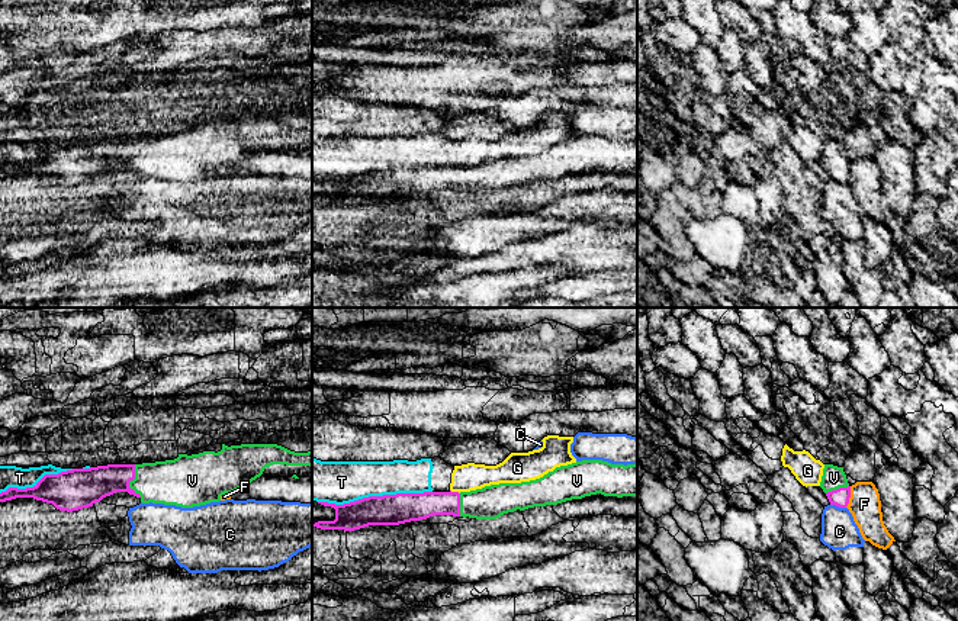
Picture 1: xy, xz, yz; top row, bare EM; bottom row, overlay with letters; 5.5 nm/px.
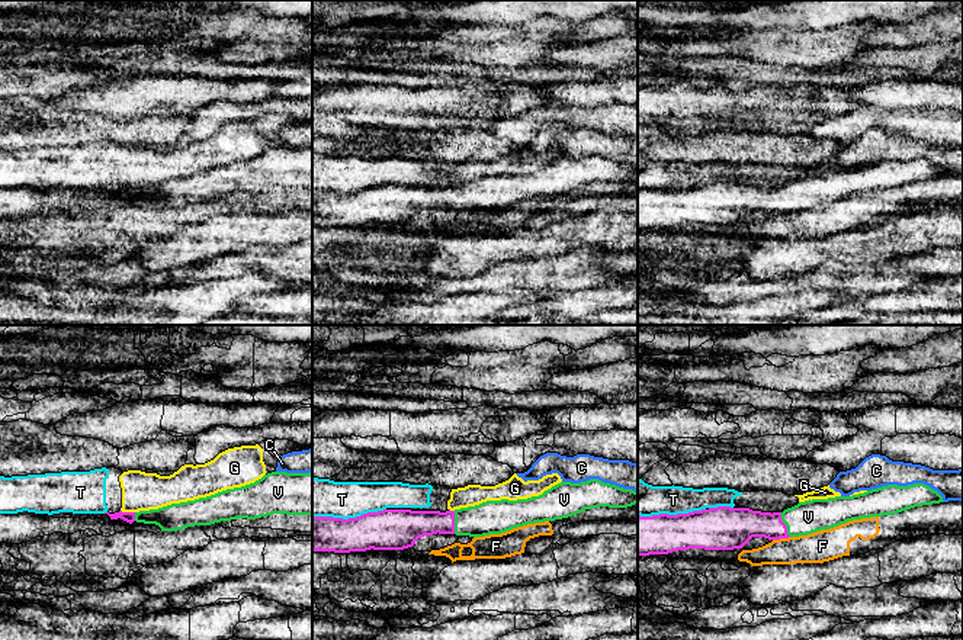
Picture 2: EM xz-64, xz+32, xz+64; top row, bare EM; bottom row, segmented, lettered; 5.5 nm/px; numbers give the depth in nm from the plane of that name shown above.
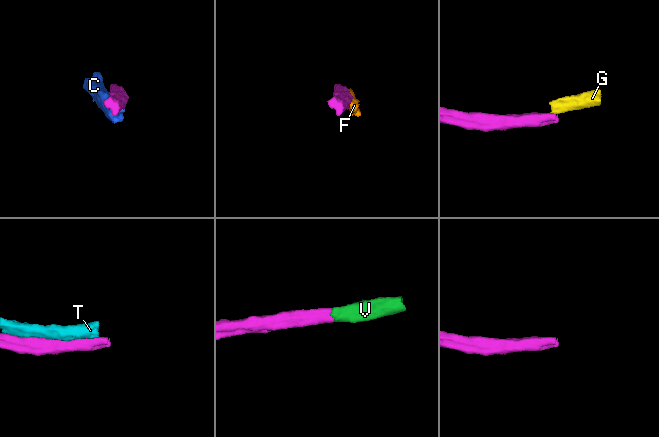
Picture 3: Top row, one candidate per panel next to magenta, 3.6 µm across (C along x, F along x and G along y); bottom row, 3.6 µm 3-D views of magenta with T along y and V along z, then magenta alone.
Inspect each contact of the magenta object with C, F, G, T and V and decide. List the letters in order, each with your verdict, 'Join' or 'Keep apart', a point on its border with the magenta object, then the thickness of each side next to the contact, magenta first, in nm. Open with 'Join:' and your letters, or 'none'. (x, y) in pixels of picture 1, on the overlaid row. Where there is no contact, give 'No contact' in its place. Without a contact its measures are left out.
Join: V
C: Keep apart. Touches magenta at yz (838, 505). Thickness 100 nm (magenta) against 200 nm
F: Keep apart. Touches magenta at yz (849, 496). Thickness 100 nm (magenta) against 180 nm
G: Keep apart. Touches magenta at xz (455, 492). Thickness 160 nm (magenta) against 150 nm
T: Keep apart. Touches magenta at xz (375, 496). Thickness 180 nm (magenta) against 240 nm
V: Join. Touches magenta at xy (129, 480). Thickness 200 nm (magenta) against 260 nm

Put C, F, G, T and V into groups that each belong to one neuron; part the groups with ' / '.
C / F / G T / V

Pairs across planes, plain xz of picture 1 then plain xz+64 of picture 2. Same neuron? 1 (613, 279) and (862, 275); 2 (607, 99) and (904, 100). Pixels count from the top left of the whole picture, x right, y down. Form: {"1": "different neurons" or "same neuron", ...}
{"1": "different neurons", "2": "different neurons"}

